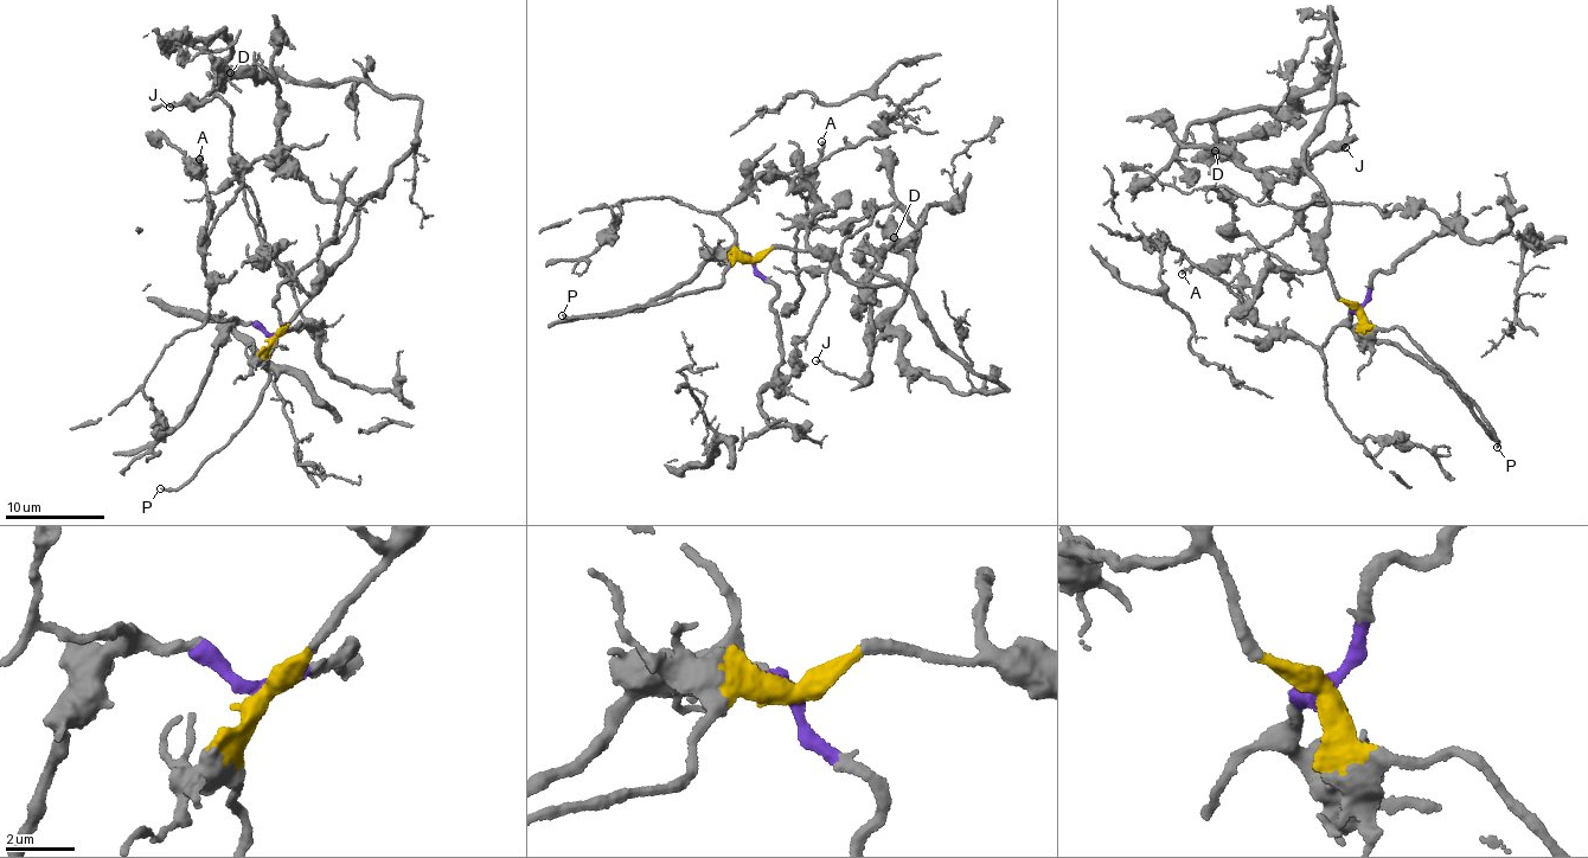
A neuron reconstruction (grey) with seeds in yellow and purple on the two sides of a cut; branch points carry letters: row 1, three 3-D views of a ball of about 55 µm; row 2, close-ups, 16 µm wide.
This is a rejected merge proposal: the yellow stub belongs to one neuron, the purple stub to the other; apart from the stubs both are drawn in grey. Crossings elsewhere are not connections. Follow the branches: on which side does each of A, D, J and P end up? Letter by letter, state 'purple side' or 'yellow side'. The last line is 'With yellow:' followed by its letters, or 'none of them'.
A: purple side
D: yellow side
J: yellow side
P: yellow side
With yellow: D, J, P

